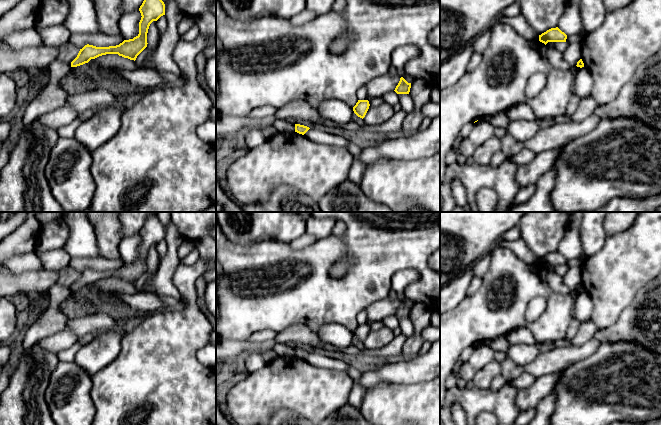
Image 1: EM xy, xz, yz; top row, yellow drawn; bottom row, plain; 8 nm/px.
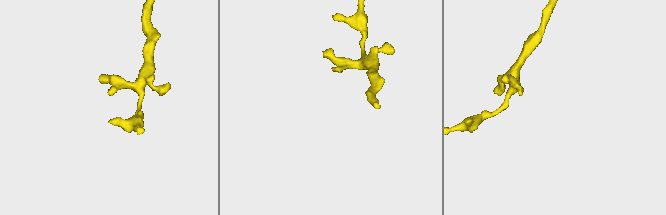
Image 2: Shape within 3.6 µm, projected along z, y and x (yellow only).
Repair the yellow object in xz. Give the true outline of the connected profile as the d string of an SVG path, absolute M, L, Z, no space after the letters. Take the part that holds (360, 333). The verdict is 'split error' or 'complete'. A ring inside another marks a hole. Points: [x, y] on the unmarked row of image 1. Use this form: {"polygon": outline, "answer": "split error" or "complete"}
{"polygon": "M358 324L356 329L353 331L353 335L358 341L363 343L369 333L369 330L370 328L368 324Z", "answer": "complete"}

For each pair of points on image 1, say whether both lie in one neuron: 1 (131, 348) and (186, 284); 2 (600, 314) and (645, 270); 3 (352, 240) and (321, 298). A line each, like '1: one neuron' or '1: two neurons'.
1: one neuron
2: one neuron
3: one neuron

